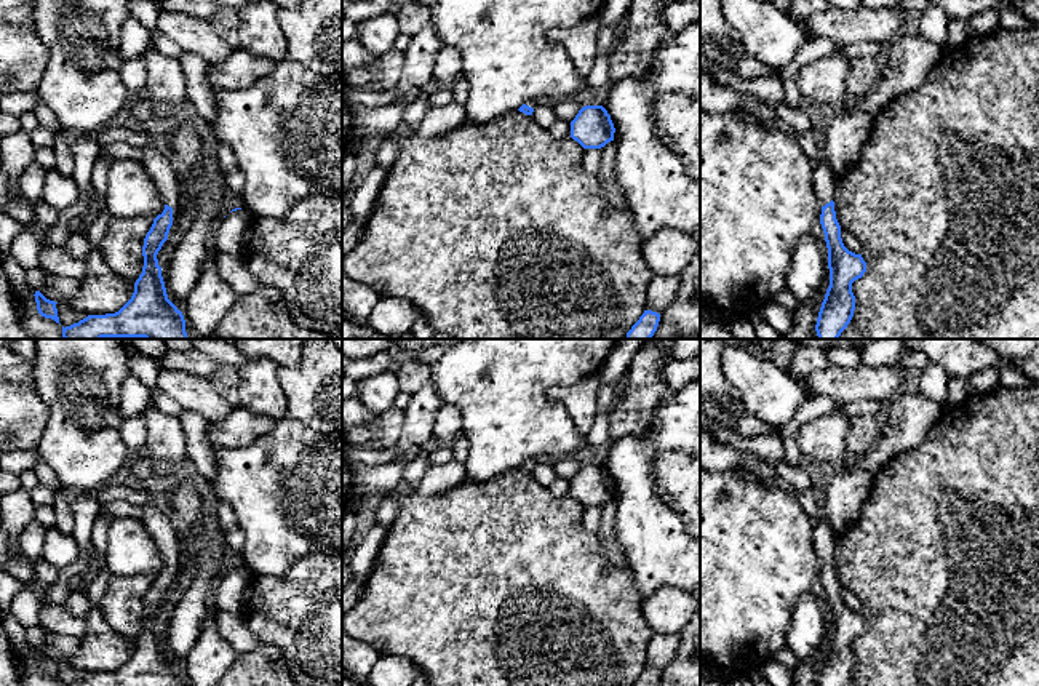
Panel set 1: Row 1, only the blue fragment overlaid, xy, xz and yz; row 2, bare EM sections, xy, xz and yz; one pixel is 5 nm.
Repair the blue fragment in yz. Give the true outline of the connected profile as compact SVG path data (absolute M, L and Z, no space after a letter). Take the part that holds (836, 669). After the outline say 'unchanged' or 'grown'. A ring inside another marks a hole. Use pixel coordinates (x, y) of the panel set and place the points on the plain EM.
M818 516L814 524L814 545L822 563L820 582L828 606L830 644L822 660L815 686L847 686L855 668L852 641L863 635L866 620L849 609L841 596L834 569L836 537L831 523Z; grown

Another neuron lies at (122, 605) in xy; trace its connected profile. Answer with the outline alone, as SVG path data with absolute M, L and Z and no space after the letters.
M113 574L99 604L102 616L112 625L112 628L131 641L136 641L142 632L142 604L152 582L152 576Z

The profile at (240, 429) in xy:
M238 406L225 419L208 425L209 446L246 448L273 430L277 422Z

